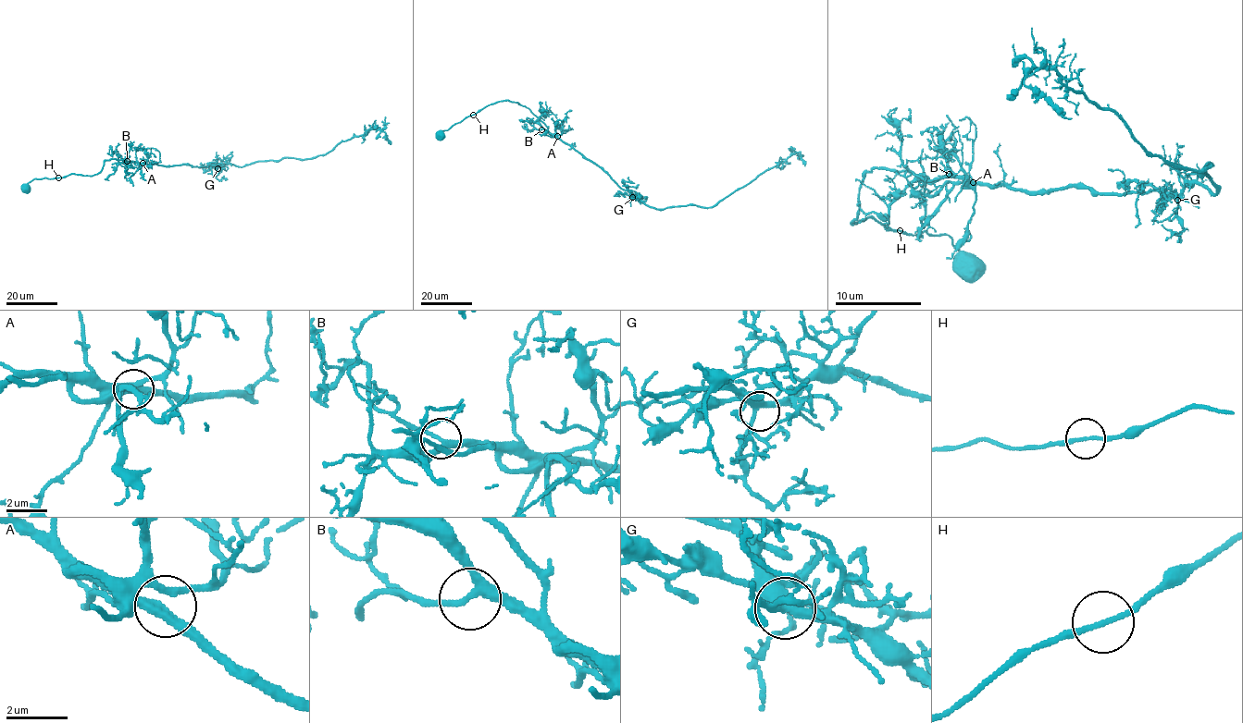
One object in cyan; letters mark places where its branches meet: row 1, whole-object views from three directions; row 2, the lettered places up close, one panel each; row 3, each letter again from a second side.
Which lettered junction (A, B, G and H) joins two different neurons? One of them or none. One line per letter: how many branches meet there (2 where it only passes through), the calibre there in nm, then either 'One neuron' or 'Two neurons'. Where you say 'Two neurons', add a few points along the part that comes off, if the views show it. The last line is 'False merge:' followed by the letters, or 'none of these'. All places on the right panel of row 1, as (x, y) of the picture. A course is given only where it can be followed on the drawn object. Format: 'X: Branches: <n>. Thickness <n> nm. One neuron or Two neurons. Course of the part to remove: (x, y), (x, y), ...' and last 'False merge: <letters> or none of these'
A: Branches: 2. Thickness 360 nm. One neuron
B: Branches: 3. Thickness 240 nm. One neuron
G: Branches: 3. Thickness 320 nm. One neuron
H: Branches: 2. Thickness 150 nm. One neuron
False merge: none of these

